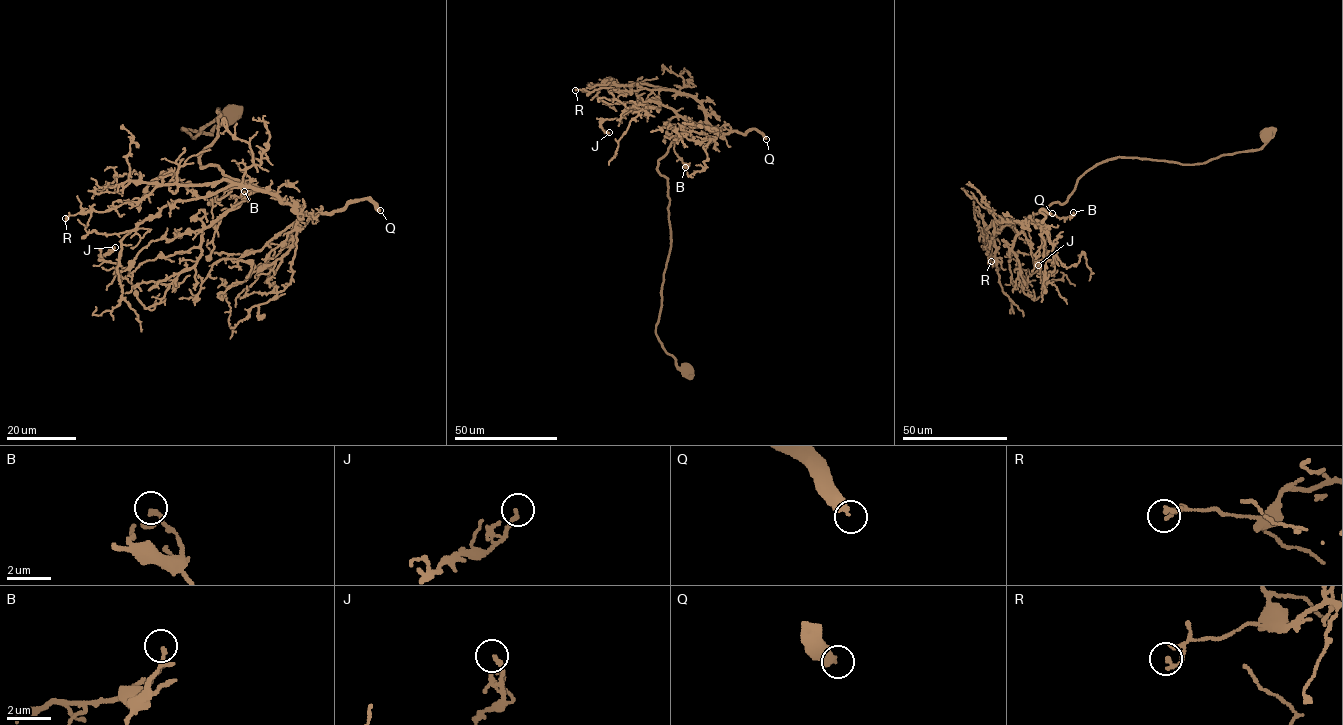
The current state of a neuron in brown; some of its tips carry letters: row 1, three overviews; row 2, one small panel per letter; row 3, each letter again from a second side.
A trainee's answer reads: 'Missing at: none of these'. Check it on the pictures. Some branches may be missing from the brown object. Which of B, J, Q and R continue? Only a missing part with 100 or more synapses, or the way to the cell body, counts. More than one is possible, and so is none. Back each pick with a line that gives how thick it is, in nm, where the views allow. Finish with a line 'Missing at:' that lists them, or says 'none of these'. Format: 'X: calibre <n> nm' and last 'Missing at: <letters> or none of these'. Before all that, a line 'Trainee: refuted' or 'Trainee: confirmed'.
Trainee: refuted
Q: calibre 400 nm
Missing at: Q

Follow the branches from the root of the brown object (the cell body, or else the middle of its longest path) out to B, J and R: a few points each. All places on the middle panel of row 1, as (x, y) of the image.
B: (686, 370), (678, 367), (655, 332), (670, 246), (668, 182), (657, 166), (675, 138), (674, 151), (685, 167)
J: (686, 370), (655, 332), (670, 246), (668, 182), (657, 169), (693, 123), (660, 104), (603, 119), (609, 132)
R: (686, 370), (655, 332), (670, 246), (657, 169), (705, 120), (704, 107), (645, 84), (575, 90)

